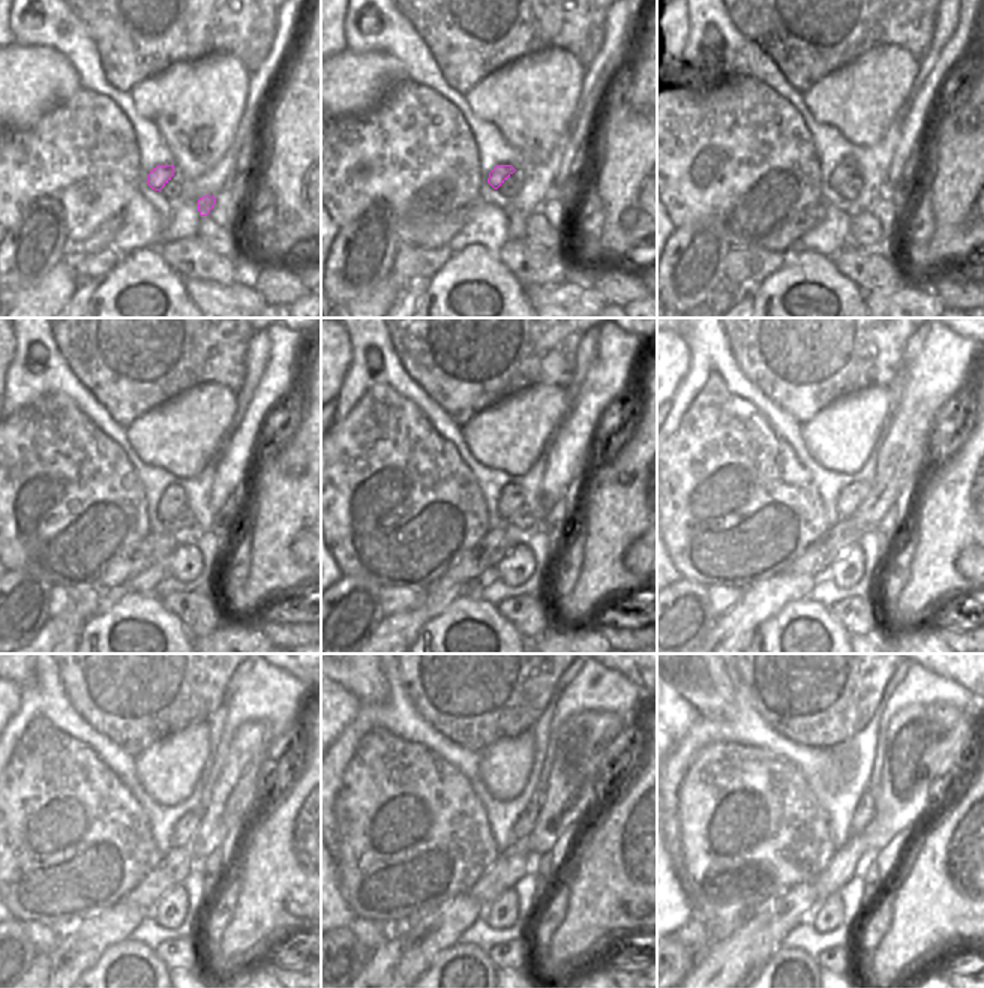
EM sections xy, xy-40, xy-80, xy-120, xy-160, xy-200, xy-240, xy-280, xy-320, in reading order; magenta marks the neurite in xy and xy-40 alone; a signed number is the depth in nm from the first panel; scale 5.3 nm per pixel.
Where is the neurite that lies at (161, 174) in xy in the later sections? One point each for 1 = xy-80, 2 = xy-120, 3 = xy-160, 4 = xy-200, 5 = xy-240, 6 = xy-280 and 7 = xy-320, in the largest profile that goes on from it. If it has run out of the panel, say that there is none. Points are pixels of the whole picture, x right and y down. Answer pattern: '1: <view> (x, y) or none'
1: xy-80 (846, 167)
2: xy-120 (173, 499)
3: xy-160 (512, 496)
4: xy-200 (849, 499)
5: xy-240 (183, 831)
6: xy-280 (524, 825)
7: xy-320 (863, 816)

